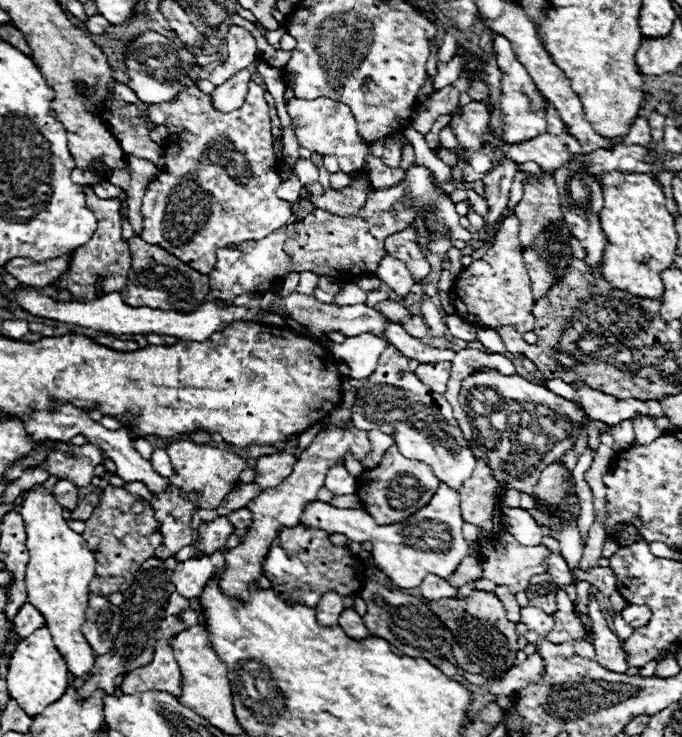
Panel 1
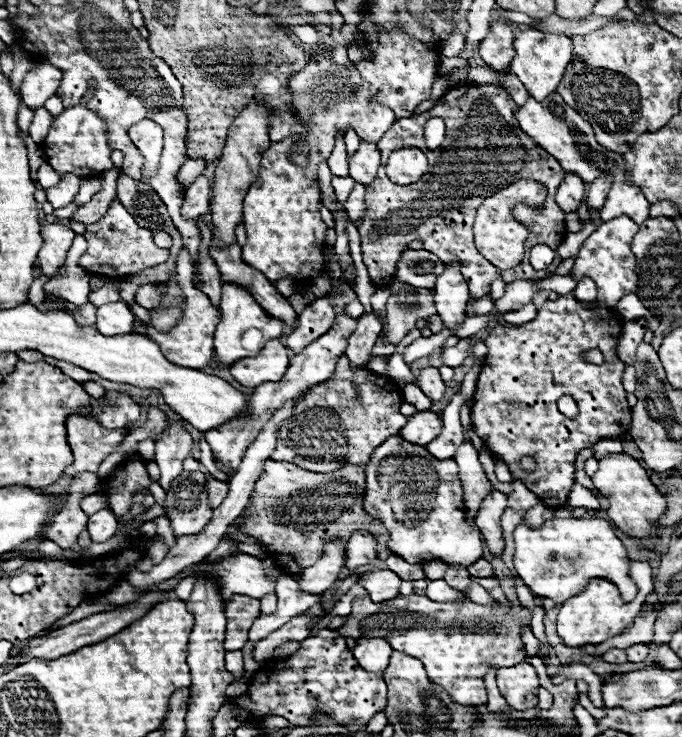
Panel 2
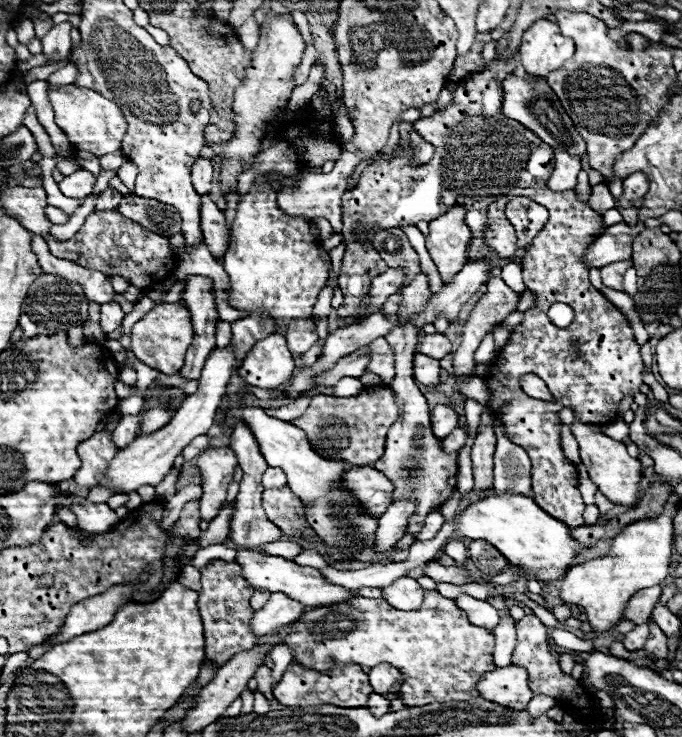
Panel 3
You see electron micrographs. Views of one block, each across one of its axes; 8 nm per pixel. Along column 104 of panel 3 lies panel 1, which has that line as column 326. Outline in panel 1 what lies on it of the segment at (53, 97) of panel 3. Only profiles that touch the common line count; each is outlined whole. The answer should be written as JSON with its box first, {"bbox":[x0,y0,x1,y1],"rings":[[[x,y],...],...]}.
{"bbox":[286,98,368,174],"rings":[[[292,98],[286,104],[286,108],[292,118],[300,146],[304,146],[312,152],[318,152],[322,156],[334,154],[340,162],[340,172],[344,172],[344,174],[352,174],[352,172],[358,172],[364,168],[364,156],[368,154],[368,146],[360,142],[358,130],[356,130],[356,120],[346,104],[330,100],[330,98],[318,98],[312,102]]]}

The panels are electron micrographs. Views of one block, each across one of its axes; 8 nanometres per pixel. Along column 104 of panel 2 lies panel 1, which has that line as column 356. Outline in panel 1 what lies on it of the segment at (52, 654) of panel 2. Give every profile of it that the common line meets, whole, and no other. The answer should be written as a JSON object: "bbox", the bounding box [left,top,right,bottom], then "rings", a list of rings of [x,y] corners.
{"bbox":[338,608,370,640],"rings":[[[346,608],[346,610],[340,614],[338,624],[340,624],[340,628],[342,628],[350,638],[362,640],[362,638],[370,636],[368,628],[366,628],[364,622],[362,622],[362,616],[358,616],[352,608]]]}

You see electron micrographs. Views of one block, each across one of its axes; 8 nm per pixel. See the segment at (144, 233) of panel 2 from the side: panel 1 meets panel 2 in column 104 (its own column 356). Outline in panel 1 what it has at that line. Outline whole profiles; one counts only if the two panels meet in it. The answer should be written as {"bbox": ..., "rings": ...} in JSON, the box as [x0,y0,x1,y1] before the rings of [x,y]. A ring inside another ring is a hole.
{"bbox":[284,182,416,276],"rings":[[[398,182],[390,188],[374,190],[368,194],[364,206],[356,216],[336,216],[326,210],[316,208],[300,224],[286,226],[284,252],[292,258],[292,272],[314,272],[330,274],[332,268],[346,276],[358,276],[362,272],[376,274],[378,262],[386,256],[384,240],[390,234],[396,234],[412,224],[416,218],[416,208],[410,208],[410,198],[406,194],[404,182]],[[394,210],[394,214],[390,212]]]}

